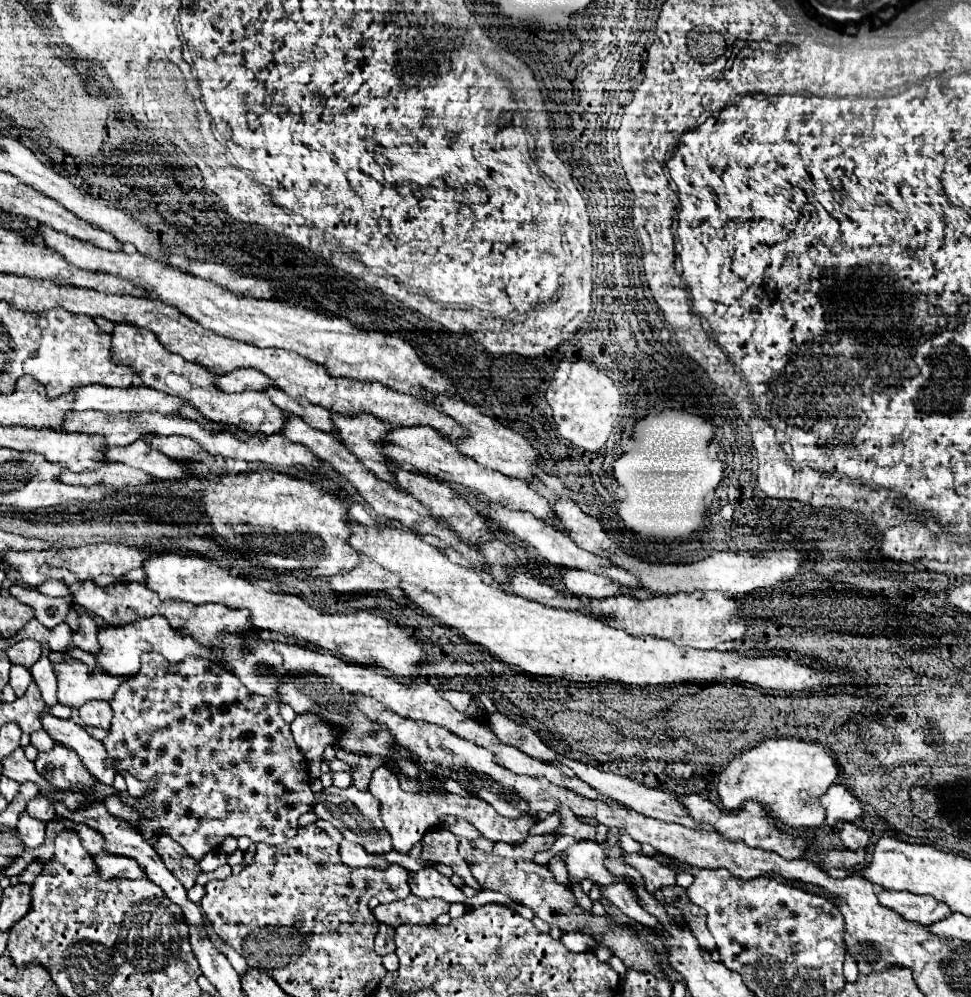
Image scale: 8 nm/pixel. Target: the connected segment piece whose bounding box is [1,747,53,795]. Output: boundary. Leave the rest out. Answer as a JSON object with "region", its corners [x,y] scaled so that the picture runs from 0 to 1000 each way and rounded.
{"region":[[[18,749],[11,757],[3,759],[1,761],[1,769],[3,769],[1,773],[3,773],[5,779],[11,779],[11,781],[15,781],[20,785],[32,783],[32,785],[40,787],[40,791],[42,791],[44,797],[50,797],[55,793],[55,789],[36,773],[36,767],[26,759],[26,755],[24,755],[22,749]]]}

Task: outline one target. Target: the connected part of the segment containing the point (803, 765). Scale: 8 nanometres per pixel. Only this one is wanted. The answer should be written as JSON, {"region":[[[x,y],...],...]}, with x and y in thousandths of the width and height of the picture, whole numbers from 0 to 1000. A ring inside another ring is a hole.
{"region":[[[790,741],[782,745],[782,749],[765,753],[745,771],[738,795],[749,813],[763,811],[767,803],[775,801],[790,809],[790,813],[806,827],[839,829],[850,823],[850,811],[843,807],[843,799],[852,795],[862,777],[862,763],[843,745],[829,745],[823,741]],[[825,795],[831,795],[833,803],[827,803]]]}

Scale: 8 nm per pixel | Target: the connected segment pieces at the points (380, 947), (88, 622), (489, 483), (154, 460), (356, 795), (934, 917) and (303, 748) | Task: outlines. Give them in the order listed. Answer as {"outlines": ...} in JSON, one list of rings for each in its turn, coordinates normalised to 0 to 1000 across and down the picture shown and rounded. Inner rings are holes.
{"outlines":[[[[390,926],[390,934],[388,934],[388,940],[386,940],[386,954],[388,954],[392,960],[407,954],[405,938],[407,938],[407,934],[405,934],[403,930],[394,930],[394,928]]],[[[79,613],[81,617],[81,631],[75,633],[75,645],[90,653],[90,655],[102,655],[102,645],[100,645],[100,625],[85,617],[85,613]]],[[[444,428],[403,430],[401,442],[396,444],[394,450],[407,462],[407,466],[411,466],[415,470],[429,470],[432,474],[450,476],[454,482],[471,484],[471,486],[483,488],[485,492],[489,492],[493,496],[499,496],[506,505],[518,507],[522,511],[526,511],[526,513],[545,513],[547,517],[555,519],[563,527],[572,527],[572,519],[574,517],[572,517],[567,505],[561,498],[553,496],[541,482],[524,480],[524,478],[518,478],[512,472],[495,468],[493,464],[489,464],[487,460],[483,460],[481,456],[477,456],[471,448],[464,446],[464,442],[460,442],[452,432],[448,432]]],[[[139,442],[131,447],[116,447],[109,450],[109,461],[112,463],[123,462],[133,468],[145,470],[160,480],[166,482],[178,482],[178,480],[193,480],[197,474],[191,466],[176,462],[166,452],[156,450],[149,442]]],[[[364,787],[357,789],[357,791],[339,789],[329,797],[329,803],[326,803],[322,813],[329,821],[343,825],[353,836],[355,842],[374,848],[380,856],[401,856],[401,854],[405,854],[403,840],[399,840],[399,834],[394,831],[394,823],[390,819],[390,803],[386,803],[386,799],[382,799],[380,793],[370,793]]],[[[905,894],[903,896],[905,908],[911,908],[913,912],[920,912],[934,924],[942,924],[949,928],[965,926],[967,922],[975,920],[979,914],[973,906],[965,906],[961,900],[953,898],[940,898],[934,894]]],[[[324,715],[306,717],[304,723],[300,725],[300,733],[302,733],[302,739],[304,739],[304,745],[306,745],[308,753],[316,761],[331,761],[333,749],[337,745],[345,747],[345,743],[347,743],[345,731],[341,731]]]]}

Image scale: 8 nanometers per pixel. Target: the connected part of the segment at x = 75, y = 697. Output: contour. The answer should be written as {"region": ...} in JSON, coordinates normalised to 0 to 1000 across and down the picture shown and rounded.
{"region":[[[83,663],[57,665],[55,675],[59,679],[59,703],[73,711],[81,711],[94,701],[114,703],[120,689],[129,683],[129,679],[114,679]]]}

